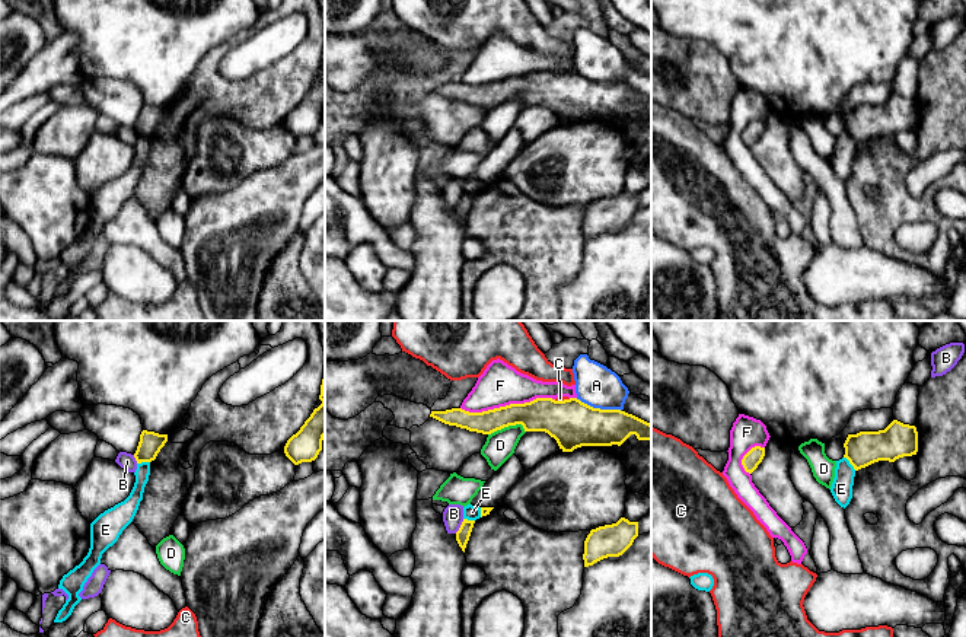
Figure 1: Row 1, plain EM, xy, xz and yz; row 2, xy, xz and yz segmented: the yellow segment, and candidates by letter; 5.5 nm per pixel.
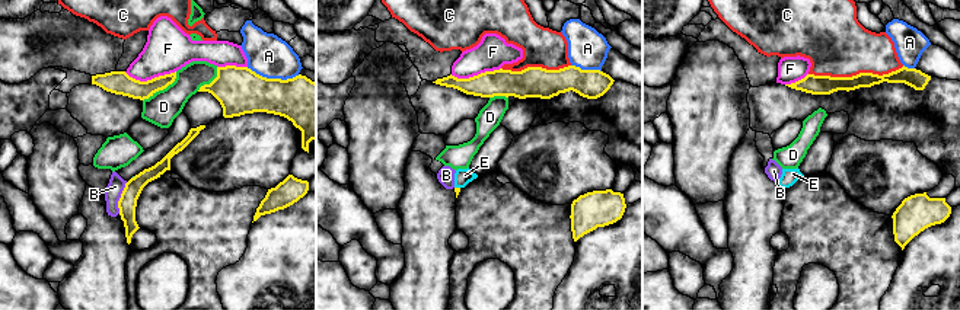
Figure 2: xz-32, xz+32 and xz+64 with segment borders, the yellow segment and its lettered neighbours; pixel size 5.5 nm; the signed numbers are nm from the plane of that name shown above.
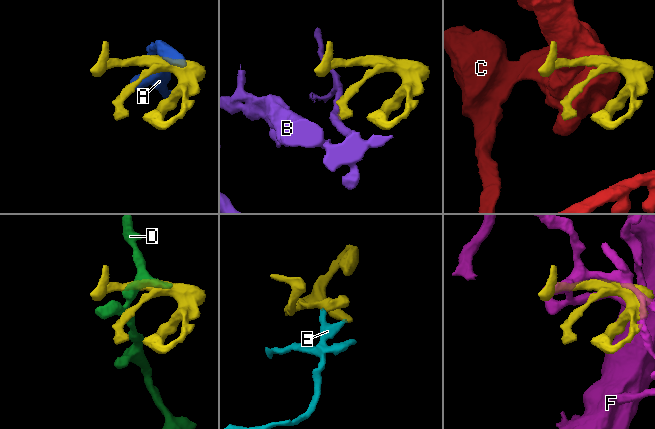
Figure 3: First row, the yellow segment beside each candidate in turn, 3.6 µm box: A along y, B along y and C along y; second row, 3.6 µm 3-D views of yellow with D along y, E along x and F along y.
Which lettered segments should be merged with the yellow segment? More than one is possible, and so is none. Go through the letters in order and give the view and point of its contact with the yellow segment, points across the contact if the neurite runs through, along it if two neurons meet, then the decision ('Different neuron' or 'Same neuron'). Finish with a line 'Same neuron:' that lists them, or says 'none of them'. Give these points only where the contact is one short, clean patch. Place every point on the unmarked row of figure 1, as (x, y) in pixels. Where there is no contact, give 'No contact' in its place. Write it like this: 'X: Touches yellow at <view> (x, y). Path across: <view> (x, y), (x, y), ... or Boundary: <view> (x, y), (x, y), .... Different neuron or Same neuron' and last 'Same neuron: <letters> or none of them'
A: Touches yellow at xz (599, 82). Different neuron
B: Touches yellow at xz (461, 200). Boundary: xz (464, 193), (455, 206). Different neuron
C: Touches yellow at xz (561, 75). Boundary: xz (570, 72), (554, 73). Different neuron
D: Touches yellow at xz (506, 99). Different neuron
E: Touches yellow at yz (850, 136). Boundary: yz (844, 130), (855, 143). Different neuron
F: Touches yellow at xz (507, 79). Different neuron
Same neuron: none of them

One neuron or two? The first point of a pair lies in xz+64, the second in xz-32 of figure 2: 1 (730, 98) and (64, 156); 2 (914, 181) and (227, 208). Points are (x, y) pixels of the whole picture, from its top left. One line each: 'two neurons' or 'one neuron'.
1: one neuron
2: two neurons

